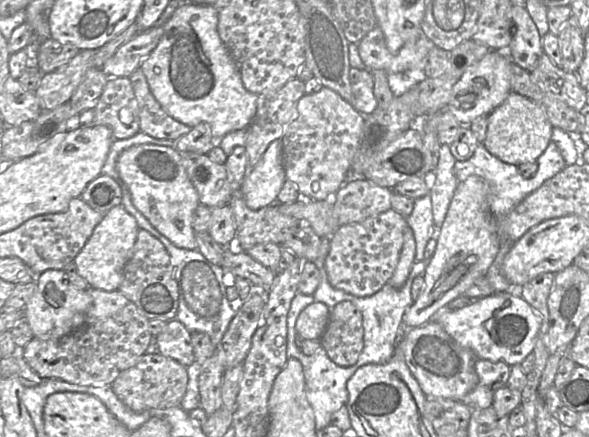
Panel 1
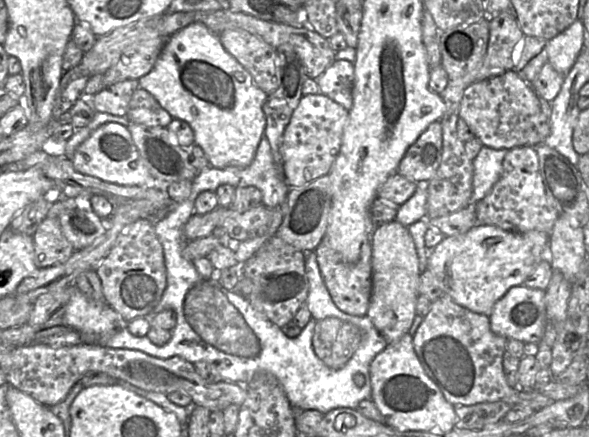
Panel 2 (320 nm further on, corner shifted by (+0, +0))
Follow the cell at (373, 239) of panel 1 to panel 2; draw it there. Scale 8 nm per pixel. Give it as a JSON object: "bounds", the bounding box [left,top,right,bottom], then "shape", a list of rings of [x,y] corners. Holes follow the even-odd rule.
{"bounds":[315,235,372,316],"shape":[[[325,235],[316,247],[315,254],[323,282],[334,304],[346,314],[365,316],[370,305],[372,292],[371,240],[362,243],[359,259],[355,263],[343,262],[331,248],[328,237]]]}

